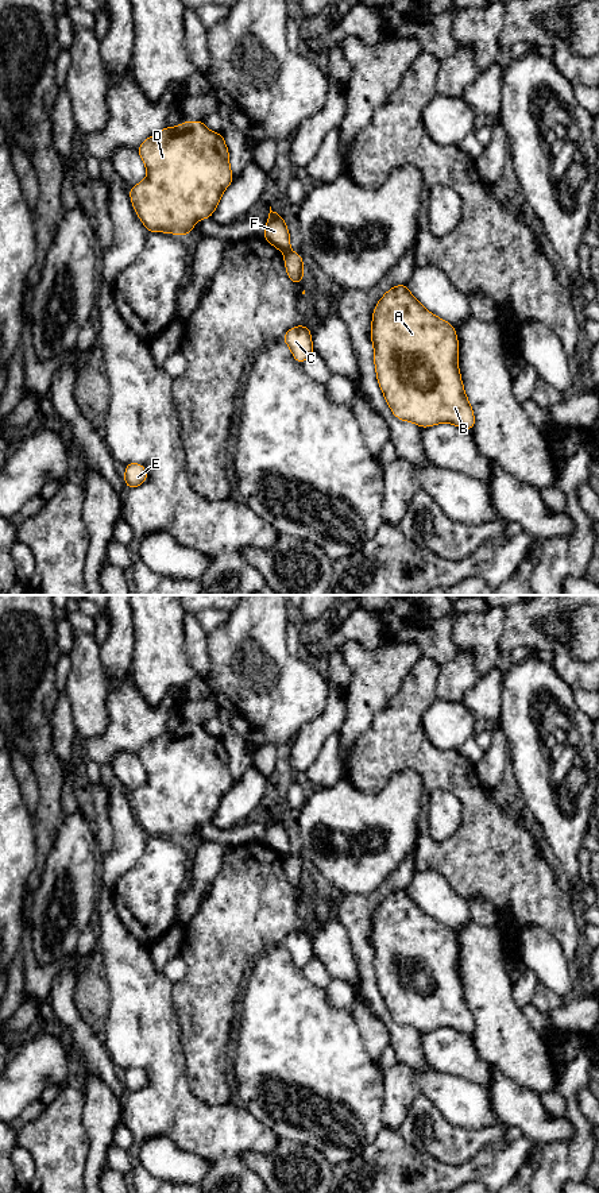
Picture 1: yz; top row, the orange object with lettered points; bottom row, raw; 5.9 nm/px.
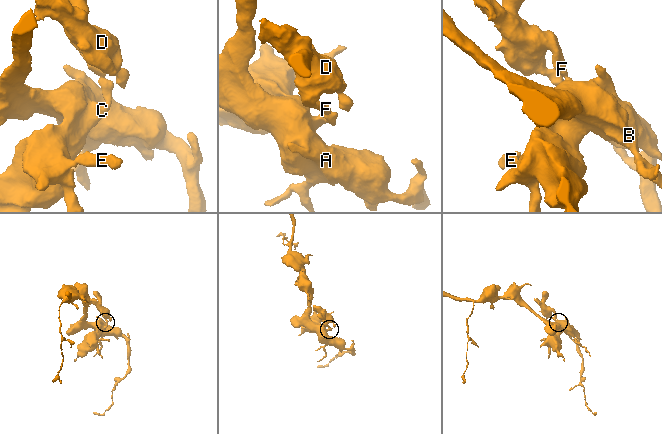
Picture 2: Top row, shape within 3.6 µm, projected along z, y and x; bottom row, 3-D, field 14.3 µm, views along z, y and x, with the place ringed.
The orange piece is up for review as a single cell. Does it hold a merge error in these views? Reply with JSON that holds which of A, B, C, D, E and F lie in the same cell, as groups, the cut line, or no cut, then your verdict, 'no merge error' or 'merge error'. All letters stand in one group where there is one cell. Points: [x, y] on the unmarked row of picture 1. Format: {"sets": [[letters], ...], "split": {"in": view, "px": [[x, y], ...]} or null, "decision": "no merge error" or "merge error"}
{"sets": [["A", "B", "C", "E"], ["D", "F"]], "split": {"in": "yz", "px": [[288, 854], [285, 858]]}, "decision": "merge error"}

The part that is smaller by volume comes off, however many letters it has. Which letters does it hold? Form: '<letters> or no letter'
D, F

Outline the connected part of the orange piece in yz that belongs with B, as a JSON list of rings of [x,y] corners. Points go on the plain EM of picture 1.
[[[401,888],[378,906],[370,941],[378,989],[398,1024],[420,1032],[448,1027],[474,1034],[452,928],[425,914]]]

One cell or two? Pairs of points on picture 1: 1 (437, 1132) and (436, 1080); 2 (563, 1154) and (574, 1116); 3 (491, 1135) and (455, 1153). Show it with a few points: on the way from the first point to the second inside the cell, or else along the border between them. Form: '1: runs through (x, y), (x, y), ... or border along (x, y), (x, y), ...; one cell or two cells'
1: border along (420, 1092), (448, 1122), (463, 1127); two cells
2: runs through (572, 1145), (578, 1139), (578, 1126); one cell
3: runs through (482, 1136), (464, 1143); one cell

